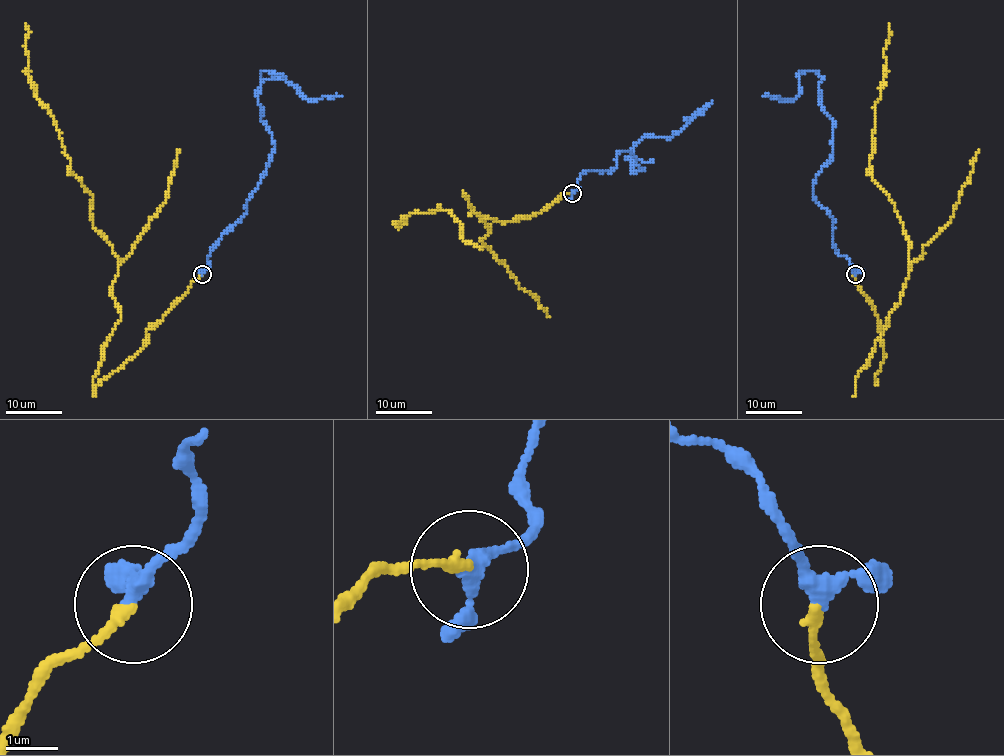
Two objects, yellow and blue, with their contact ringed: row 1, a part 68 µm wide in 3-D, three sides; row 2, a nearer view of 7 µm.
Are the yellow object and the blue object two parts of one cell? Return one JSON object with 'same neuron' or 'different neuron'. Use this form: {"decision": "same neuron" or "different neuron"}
{"decision": "same neuron"}

